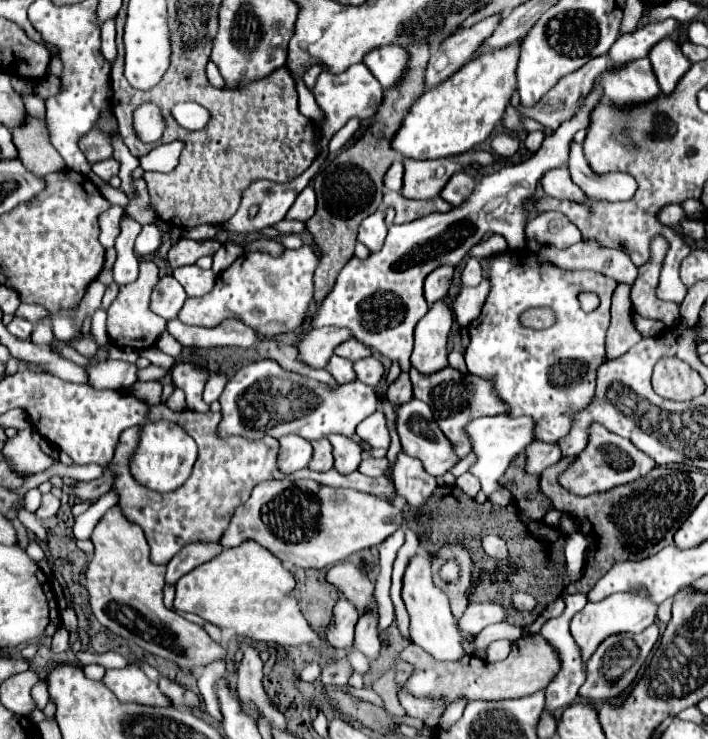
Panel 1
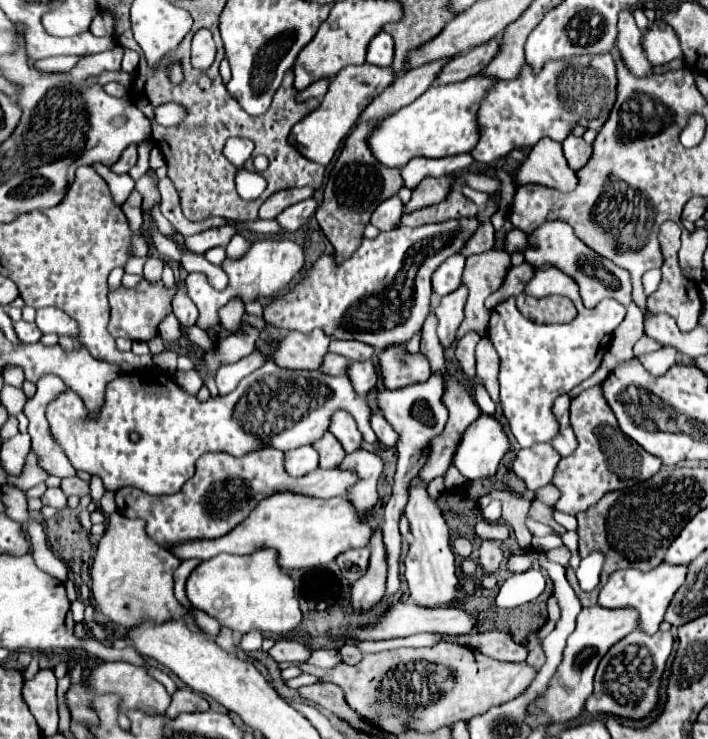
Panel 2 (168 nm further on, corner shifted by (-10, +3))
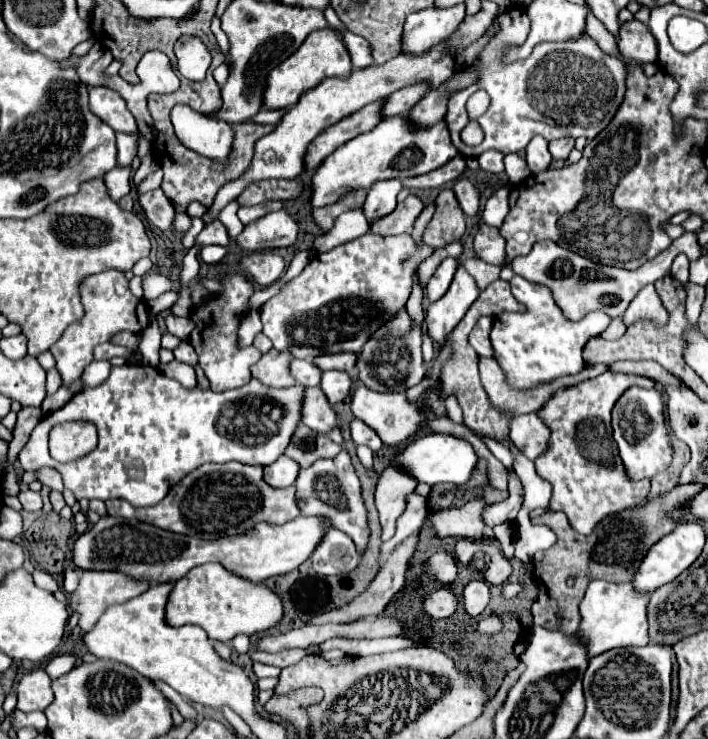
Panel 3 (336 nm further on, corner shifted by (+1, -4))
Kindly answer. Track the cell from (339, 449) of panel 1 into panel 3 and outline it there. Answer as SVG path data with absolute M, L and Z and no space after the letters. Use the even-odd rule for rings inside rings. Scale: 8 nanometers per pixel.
M304 387L302 423L322 435L328 435L328 431L336 425L336 413L328 405L320 387Z

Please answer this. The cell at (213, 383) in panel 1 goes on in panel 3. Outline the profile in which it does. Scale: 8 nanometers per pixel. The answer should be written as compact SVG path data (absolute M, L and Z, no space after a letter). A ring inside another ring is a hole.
M226 273L220 277L220 283L222 283L222 293L208 297L206 303L194 307L190 317L196 323L196 329L188 339L190 345L196 349L198 365L204 369L210 387L214 391L226 391L226 389L236 389L240 385L246 385L250 381L250 367L262 355L252 345L238 347L238 327L248 309L250 297L254 295L252 281L242 273Z

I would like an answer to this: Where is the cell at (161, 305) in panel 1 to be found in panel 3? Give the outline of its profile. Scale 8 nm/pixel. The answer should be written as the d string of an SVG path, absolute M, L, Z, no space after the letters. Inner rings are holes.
M170 313L166 317L166 327L168 327L168 333L176 335L178 339L188 339L188 335L194 329L194 323L192 323L190 317L176 317L176 315Z

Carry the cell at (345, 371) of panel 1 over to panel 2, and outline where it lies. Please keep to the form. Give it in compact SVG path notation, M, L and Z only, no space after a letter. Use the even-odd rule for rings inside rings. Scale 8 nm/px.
M327 354L321 366L321 372L331 374L331 376L347 376L347 364L349 360L339 354Z

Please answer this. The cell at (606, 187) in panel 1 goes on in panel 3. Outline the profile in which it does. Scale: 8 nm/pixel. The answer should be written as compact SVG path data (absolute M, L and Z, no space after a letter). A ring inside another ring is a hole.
M570 137L550 141L550 153L554 159L566 159L572 149L574 149L574 139L570 139Z

